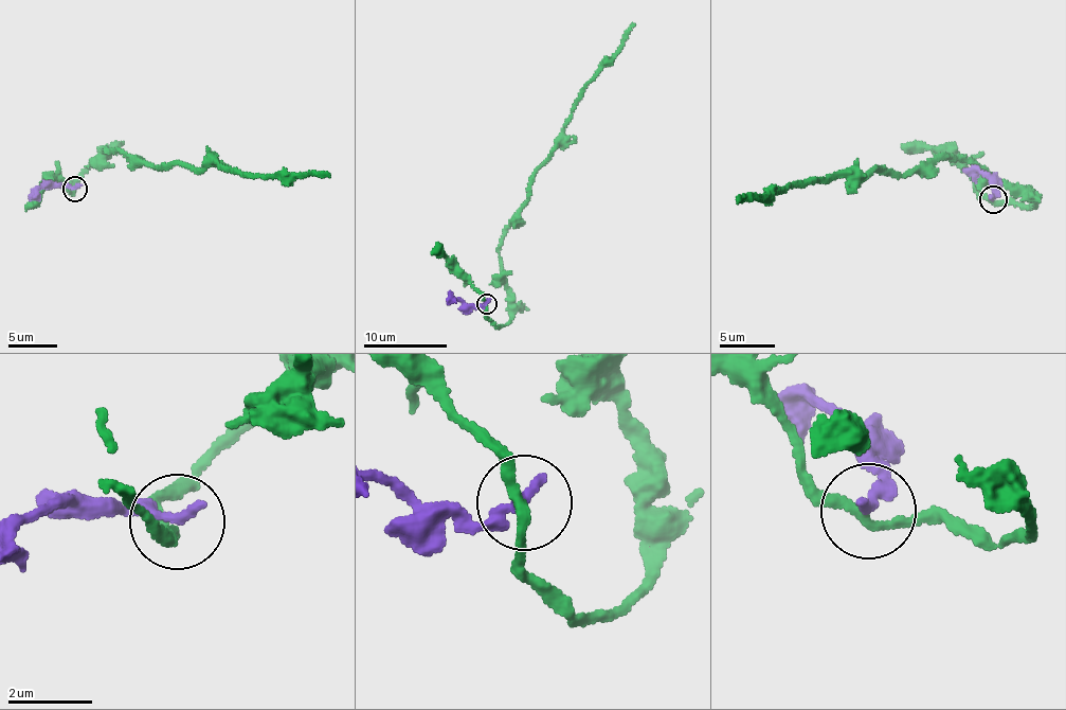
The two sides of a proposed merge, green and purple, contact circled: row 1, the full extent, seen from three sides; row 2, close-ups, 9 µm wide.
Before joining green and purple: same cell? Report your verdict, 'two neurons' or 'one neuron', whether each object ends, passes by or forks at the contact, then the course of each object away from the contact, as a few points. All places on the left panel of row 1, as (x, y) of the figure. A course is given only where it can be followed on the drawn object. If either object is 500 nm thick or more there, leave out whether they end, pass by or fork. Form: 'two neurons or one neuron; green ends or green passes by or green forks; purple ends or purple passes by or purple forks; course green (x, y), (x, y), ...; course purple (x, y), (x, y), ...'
two neurons; green passes by; purple ends; course green (74, 189), (71, 183), (107, 152), (155, 169), (177, 164), (194, 170), (214, 162), (244, 177), (329, 175); course purple (74, 189), (48, 184), (38, 189), (30, 200)

